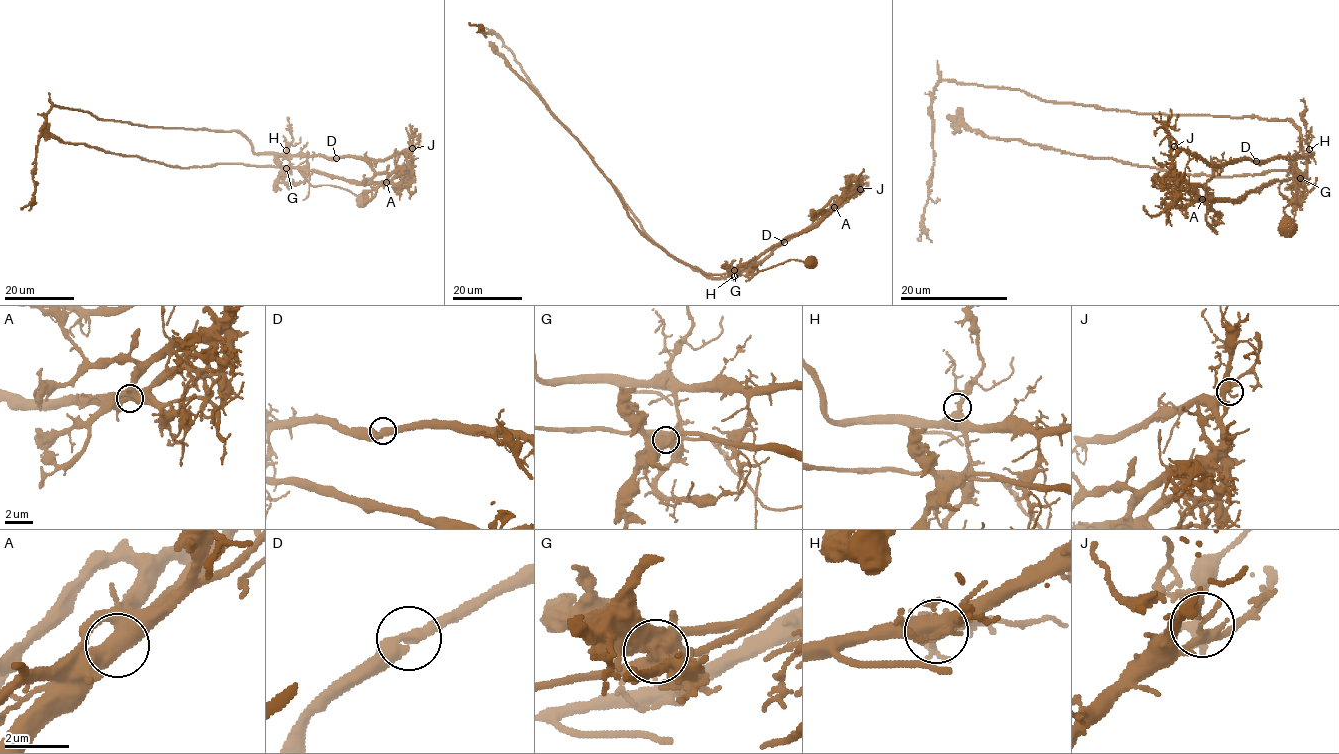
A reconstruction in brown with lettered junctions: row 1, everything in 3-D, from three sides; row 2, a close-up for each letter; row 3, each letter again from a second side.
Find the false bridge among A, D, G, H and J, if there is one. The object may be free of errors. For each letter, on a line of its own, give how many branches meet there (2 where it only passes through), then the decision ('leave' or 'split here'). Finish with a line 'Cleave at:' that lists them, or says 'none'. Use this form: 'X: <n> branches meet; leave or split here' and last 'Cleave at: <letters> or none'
A: 2 branches meet; leave
D: 2 branches meet; leave
G: 7 branches meet; split here
H: 3 branches meet; leave
J: 2 branches meet; leave
Cleave at: G

